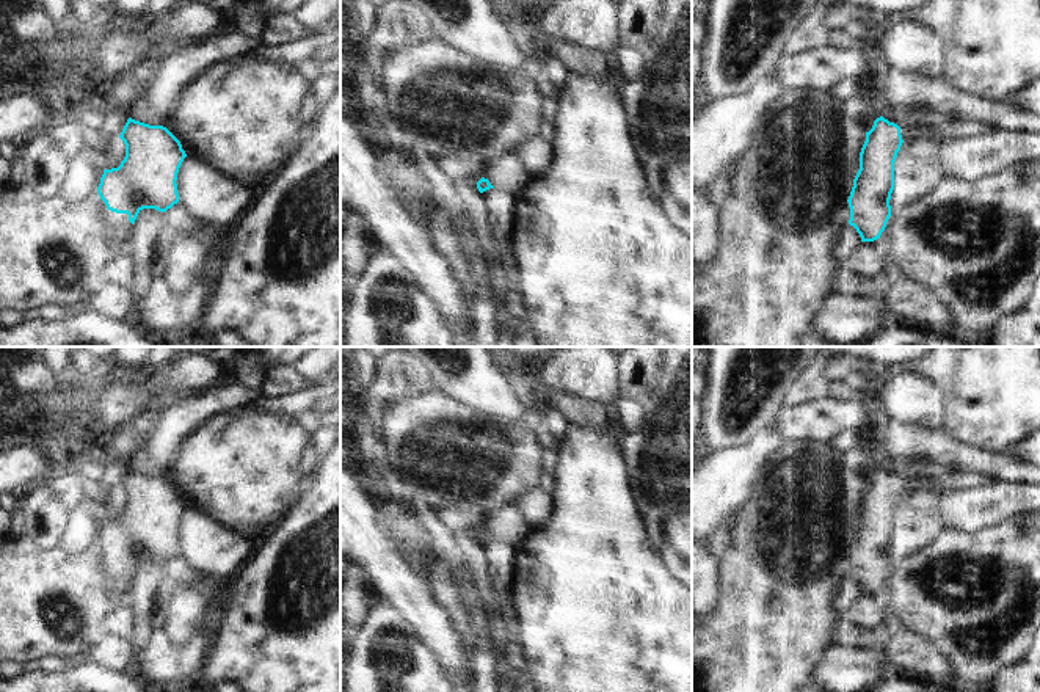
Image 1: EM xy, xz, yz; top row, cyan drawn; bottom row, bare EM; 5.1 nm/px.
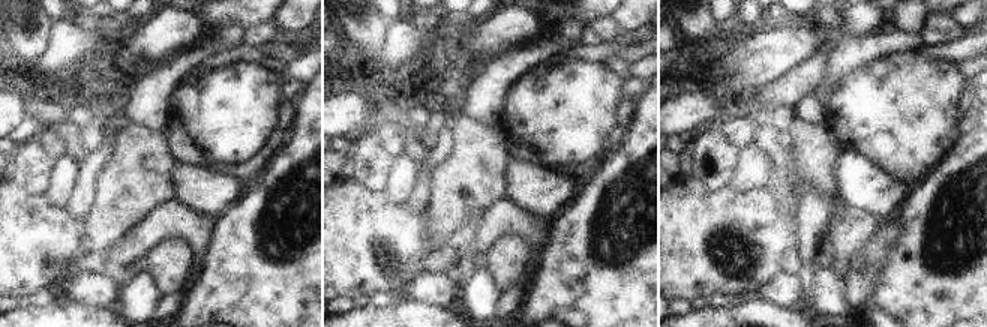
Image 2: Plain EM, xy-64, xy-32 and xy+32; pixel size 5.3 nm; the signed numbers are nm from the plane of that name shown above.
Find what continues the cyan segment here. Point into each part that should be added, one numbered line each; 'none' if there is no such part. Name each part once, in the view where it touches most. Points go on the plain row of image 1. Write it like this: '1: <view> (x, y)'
none

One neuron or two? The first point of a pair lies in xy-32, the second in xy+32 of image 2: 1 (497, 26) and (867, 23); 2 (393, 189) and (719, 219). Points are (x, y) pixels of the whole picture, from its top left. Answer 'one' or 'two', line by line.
1: one
2: two

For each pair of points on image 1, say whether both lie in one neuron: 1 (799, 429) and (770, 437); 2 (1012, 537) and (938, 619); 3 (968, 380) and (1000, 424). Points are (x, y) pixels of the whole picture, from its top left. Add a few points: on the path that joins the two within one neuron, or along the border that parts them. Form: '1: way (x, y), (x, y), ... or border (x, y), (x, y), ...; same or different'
1: border (772, 424), (788, 441); different
2: way (973, 549), (927, 554), (905, 570), (904, 579); same
3: way (979, 391), (993, 405), (995, 413); same

